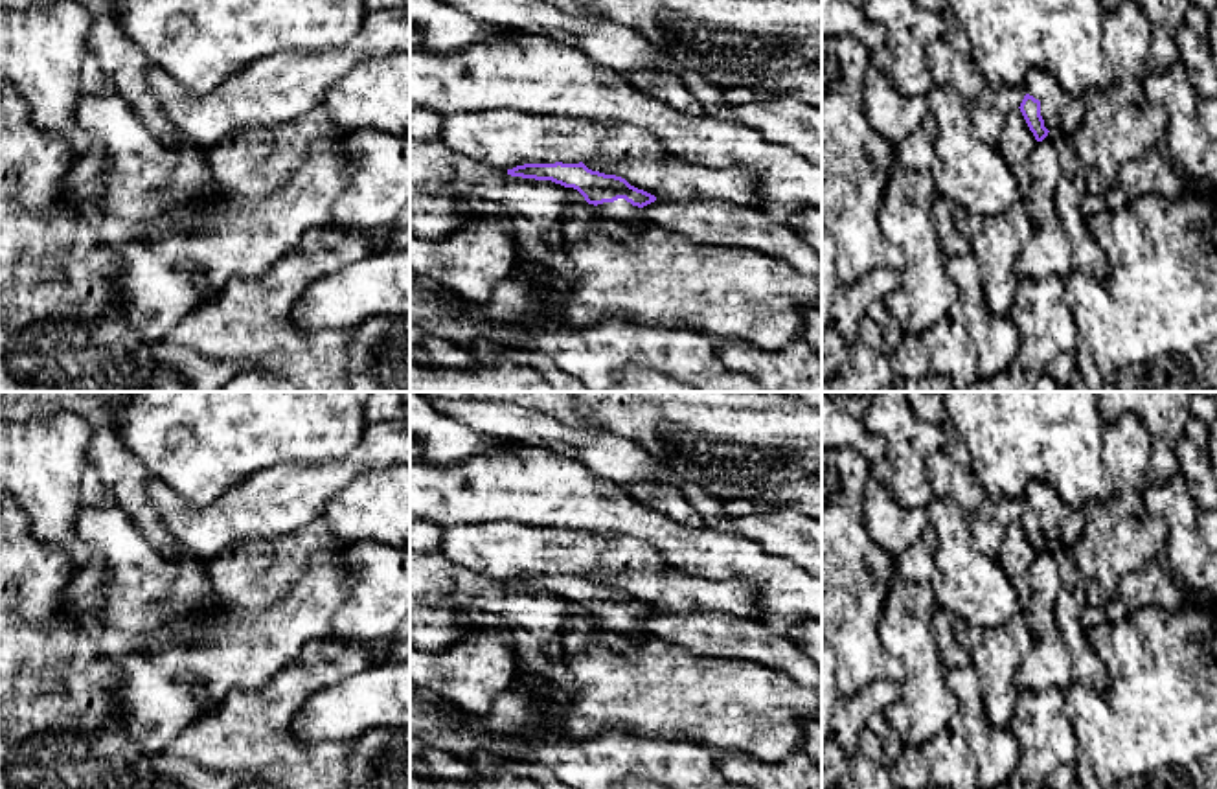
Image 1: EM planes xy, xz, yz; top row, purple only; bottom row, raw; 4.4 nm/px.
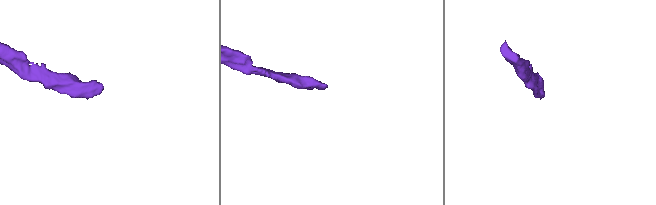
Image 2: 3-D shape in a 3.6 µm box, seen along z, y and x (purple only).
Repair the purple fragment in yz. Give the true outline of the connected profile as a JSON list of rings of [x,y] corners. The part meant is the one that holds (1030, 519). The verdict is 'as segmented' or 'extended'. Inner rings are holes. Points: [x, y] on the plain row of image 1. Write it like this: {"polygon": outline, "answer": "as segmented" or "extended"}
{"polygon": [[[1033,482],[1022,495],[1026,508],[1020,515],[1020,524],[1037,554],[1042,554],[1050,543],[1059,539],[1061,520],[1070,513],[1070,508],[1046,484]]], "answer": "extended"}

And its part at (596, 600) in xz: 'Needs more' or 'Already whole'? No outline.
Needs more

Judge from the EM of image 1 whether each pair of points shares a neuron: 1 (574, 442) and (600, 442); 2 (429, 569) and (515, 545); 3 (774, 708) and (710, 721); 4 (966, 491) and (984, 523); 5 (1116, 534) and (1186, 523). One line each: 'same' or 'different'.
1: same
2: different
3: same
4: same
5: different

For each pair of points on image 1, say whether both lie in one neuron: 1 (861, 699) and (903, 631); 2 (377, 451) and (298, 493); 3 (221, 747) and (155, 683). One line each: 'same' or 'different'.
1: different
2: same
3: different

